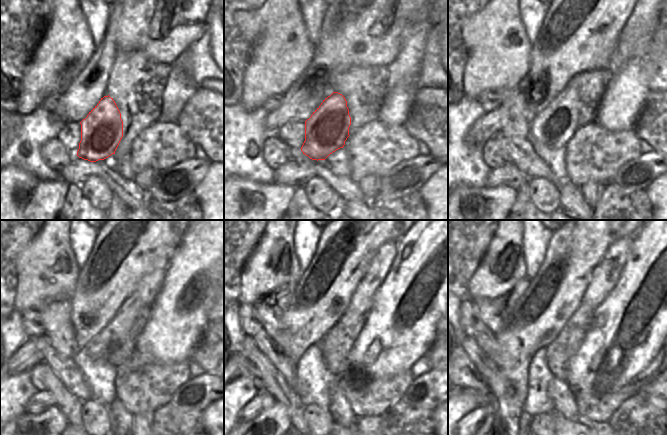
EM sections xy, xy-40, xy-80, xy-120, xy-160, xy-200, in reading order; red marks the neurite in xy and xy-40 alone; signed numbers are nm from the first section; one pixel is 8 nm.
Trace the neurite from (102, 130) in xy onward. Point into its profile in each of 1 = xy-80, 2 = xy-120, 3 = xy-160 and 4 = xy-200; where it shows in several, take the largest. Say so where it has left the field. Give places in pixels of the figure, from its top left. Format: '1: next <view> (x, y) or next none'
1: next xy-80 (554, 126)
2: next xy-120 (115, 343)
3: next xy-160 (362, 300)
4: next xy-200 (607, 272)

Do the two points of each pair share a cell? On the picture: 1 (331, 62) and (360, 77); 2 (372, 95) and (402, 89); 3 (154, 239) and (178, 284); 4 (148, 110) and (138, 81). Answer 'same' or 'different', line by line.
1: different
2: different
3: different
4: same

